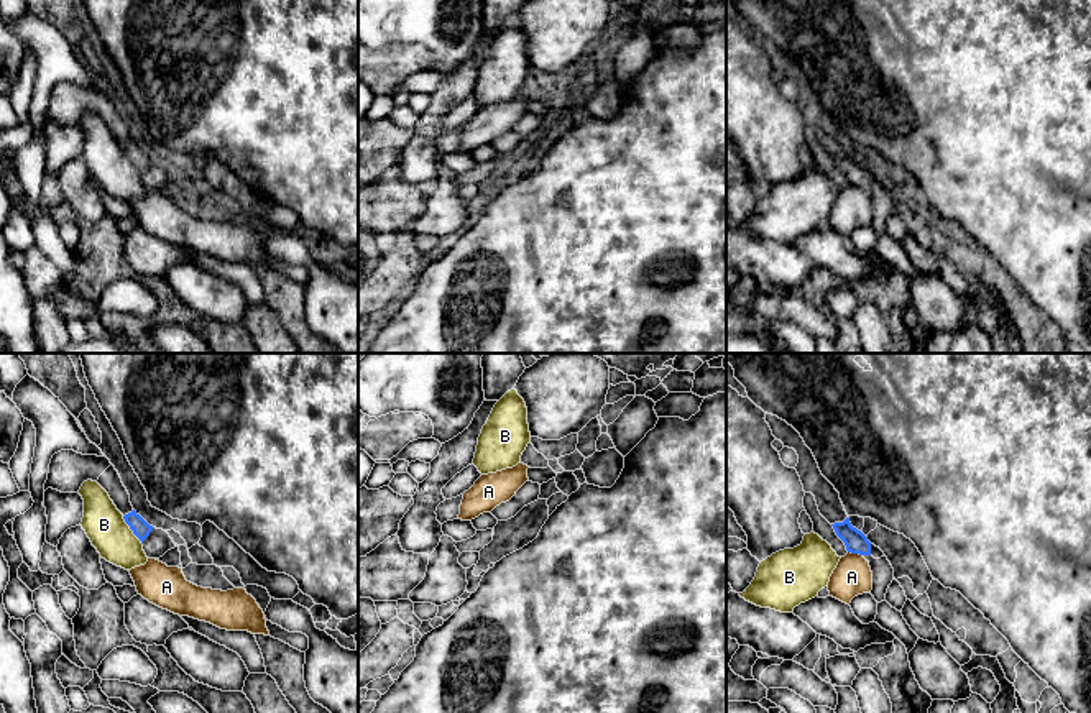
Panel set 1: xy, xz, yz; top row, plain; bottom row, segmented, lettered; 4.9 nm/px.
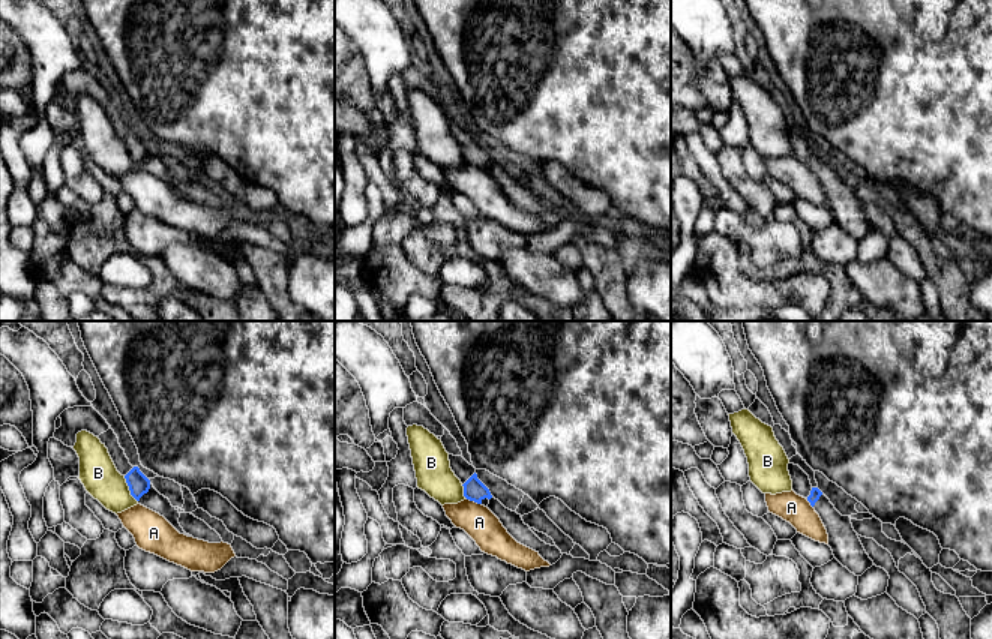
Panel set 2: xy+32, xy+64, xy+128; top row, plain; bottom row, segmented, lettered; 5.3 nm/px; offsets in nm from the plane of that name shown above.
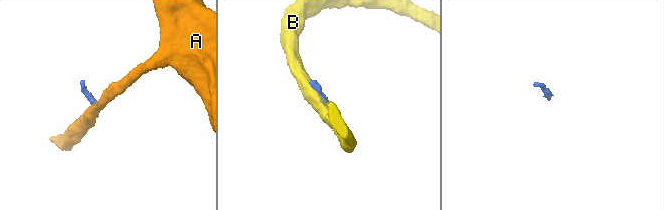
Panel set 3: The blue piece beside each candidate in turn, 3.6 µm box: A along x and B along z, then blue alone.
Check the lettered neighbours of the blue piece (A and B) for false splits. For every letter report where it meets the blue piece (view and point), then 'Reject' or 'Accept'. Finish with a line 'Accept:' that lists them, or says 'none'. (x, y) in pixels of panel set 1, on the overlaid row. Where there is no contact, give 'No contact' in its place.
A: Touches blue at yz (855, 552). Reject
B: Touches blue at xy (132, 529). Reject
Accept: none

